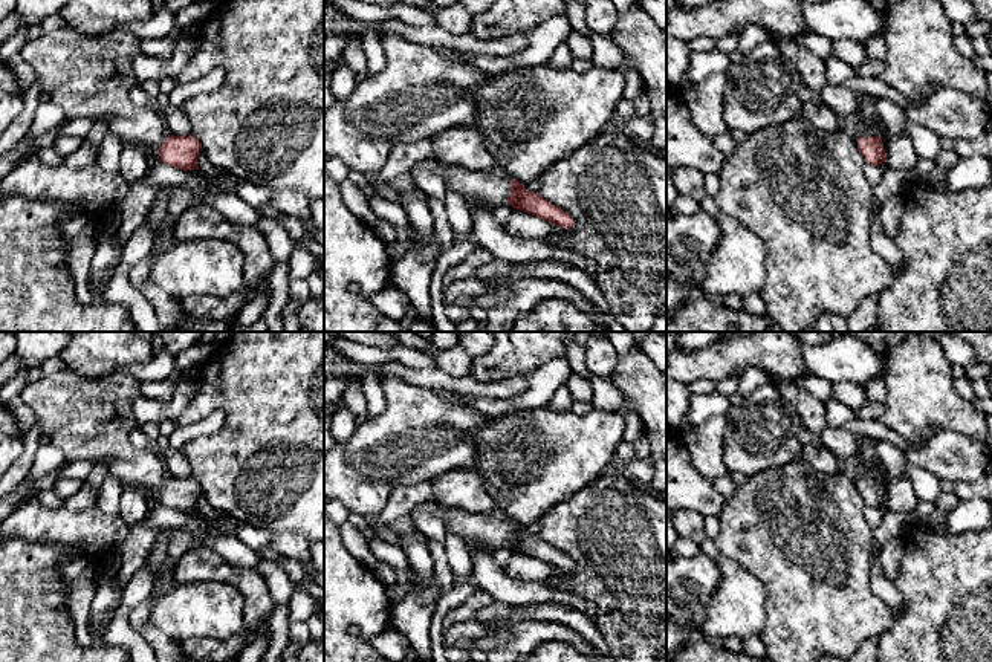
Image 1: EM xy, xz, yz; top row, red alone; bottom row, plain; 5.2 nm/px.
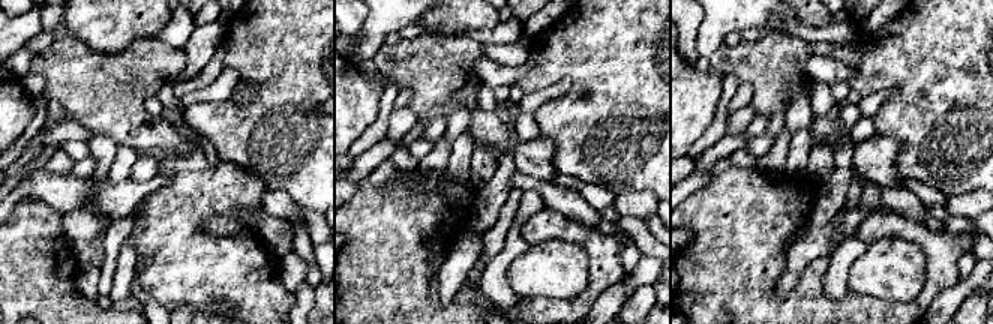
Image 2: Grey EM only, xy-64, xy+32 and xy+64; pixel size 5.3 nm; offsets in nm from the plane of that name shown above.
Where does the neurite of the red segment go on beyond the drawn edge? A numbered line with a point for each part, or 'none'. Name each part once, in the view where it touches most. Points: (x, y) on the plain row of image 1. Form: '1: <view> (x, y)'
1: xz (488, 531)

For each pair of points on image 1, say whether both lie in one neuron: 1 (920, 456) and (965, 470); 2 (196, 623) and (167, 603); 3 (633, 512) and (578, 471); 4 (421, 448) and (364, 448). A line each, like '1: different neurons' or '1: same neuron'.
1: same neuron
2: same neuron
3: different neurons
4: same neuron

